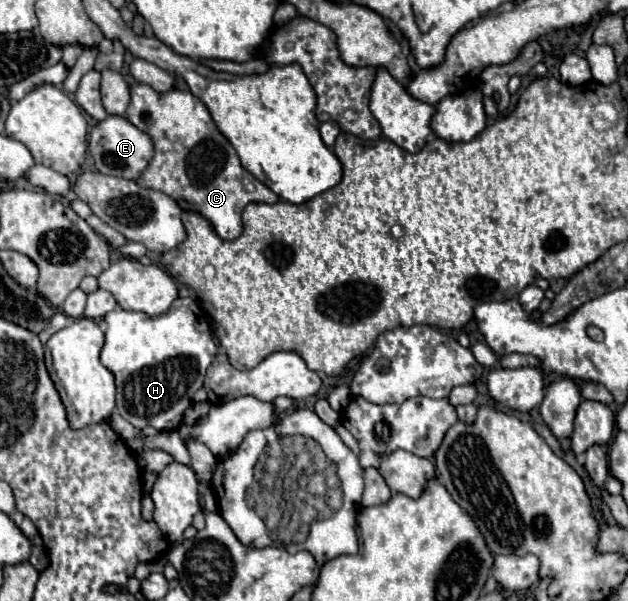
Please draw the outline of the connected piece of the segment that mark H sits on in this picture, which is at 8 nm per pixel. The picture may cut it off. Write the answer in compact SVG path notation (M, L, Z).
M176 298L168 312L154 318L116 306L104 322L106 342L100 362L116 378L118 414L140 430L144 426L154 426L158 432L178 430L218 352L204 310L192 298Z

